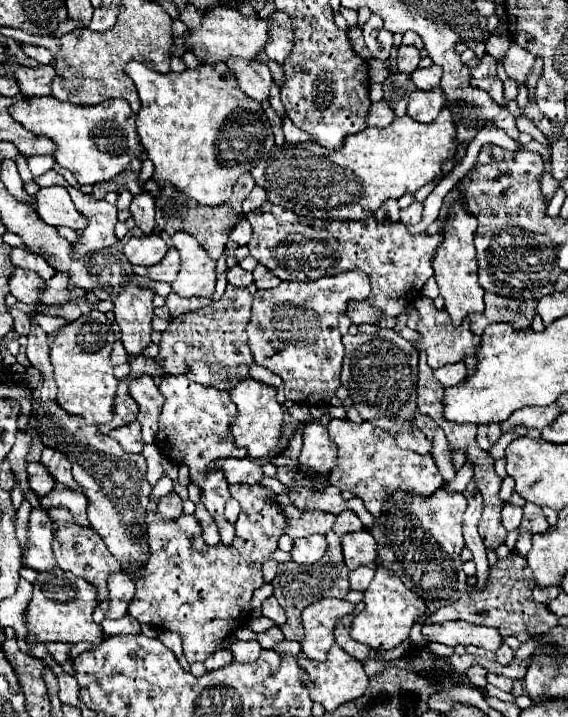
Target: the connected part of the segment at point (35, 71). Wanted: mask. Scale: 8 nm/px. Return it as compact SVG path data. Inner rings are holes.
M10 64L10 66L6 66L6 70L8 70L8 76L14 76L18 80L24 96L48 96L50 84L56 76L56 70L52 66L44 66L44 64L40 64L36 68Z

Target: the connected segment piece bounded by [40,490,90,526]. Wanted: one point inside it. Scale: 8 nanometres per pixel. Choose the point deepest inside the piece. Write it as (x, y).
(76, 503)

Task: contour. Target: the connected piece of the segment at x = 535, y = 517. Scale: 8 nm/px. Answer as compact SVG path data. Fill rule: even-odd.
M526 504L524 506L524 518L522 518L522 530L530 530L532 534L536 532L545 532L549 529L549 524L542 508L538 508L536 504Z

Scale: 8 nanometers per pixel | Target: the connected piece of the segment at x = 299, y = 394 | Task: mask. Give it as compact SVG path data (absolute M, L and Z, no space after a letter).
M360 270L342 272L316 282L280 282L272 290L258 290L252 304L252 320L246 328L254 362L284 380L286 399L296 404L322 406L340 386L344 346L340 342L338 318L348 302L366 300L370 280Z

